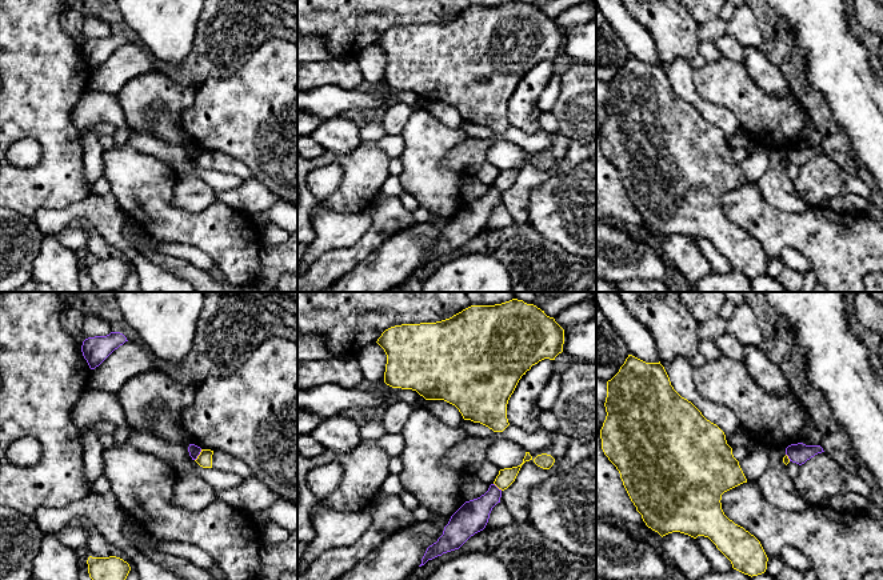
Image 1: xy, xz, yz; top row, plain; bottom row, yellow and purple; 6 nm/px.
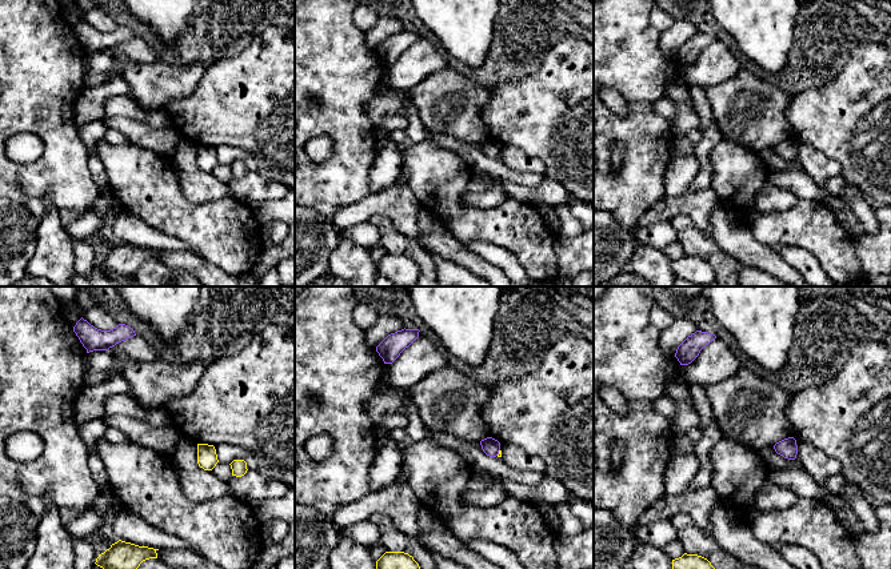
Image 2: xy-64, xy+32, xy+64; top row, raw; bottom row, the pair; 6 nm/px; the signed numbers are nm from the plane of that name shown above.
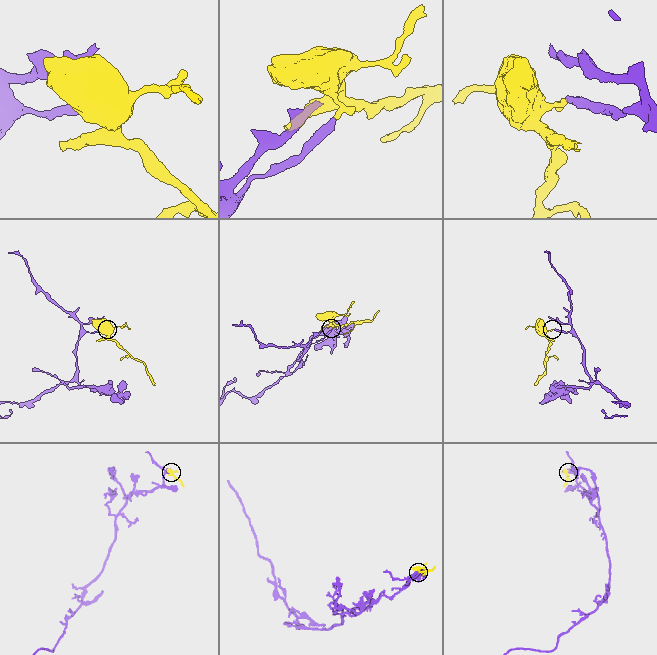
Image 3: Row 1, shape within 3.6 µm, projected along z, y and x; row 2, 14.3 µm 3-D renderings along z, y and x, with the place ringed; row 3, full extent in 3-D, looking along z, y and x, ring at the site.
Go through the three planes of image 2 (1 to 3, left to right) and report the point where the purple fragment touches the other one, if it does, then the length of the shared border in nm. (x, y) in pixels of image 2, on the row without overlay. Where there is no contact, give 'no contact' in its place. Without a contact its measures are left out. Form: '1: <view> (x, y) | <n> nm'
1: no contact
2: xy+32 (499, 153) | 40 nm
3: no contact

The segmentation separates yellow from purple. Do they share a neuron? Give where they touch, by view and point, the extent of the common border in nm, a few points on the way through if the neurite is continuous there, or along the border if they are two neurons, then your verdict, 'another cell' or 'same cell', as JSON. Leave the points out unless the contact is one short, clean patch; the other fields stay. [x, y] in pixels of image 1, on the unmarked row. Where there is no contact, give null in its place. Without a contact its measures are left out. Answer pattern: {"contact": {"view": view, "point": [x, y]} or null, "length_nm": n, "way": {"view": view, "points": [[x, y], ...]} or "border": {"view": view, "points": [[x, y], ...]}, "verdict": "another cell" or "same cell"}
{"contact": {"view": "xy", "point": [199, 156]}, "length_nm": 80, "border": {"view": "xy", "points": [[202, 151], [195, 162]]}, "verdict": "another cell"}

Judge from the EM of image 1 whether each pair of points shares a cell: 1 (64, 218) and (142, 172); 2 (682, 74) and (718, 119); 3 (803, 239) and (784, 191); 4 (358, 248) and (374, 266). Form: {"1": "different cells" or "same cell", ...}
{"1": "different cells", "2": "same cell", "3": "different cells", "4": "different cells"}

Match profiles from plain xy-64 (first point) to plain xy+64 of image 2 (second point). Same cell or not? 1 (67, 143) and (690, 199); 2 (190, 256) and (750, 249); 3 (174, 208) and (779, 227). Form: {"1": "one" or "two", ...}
{"1": "two", "2": "one", "3": "one"}

